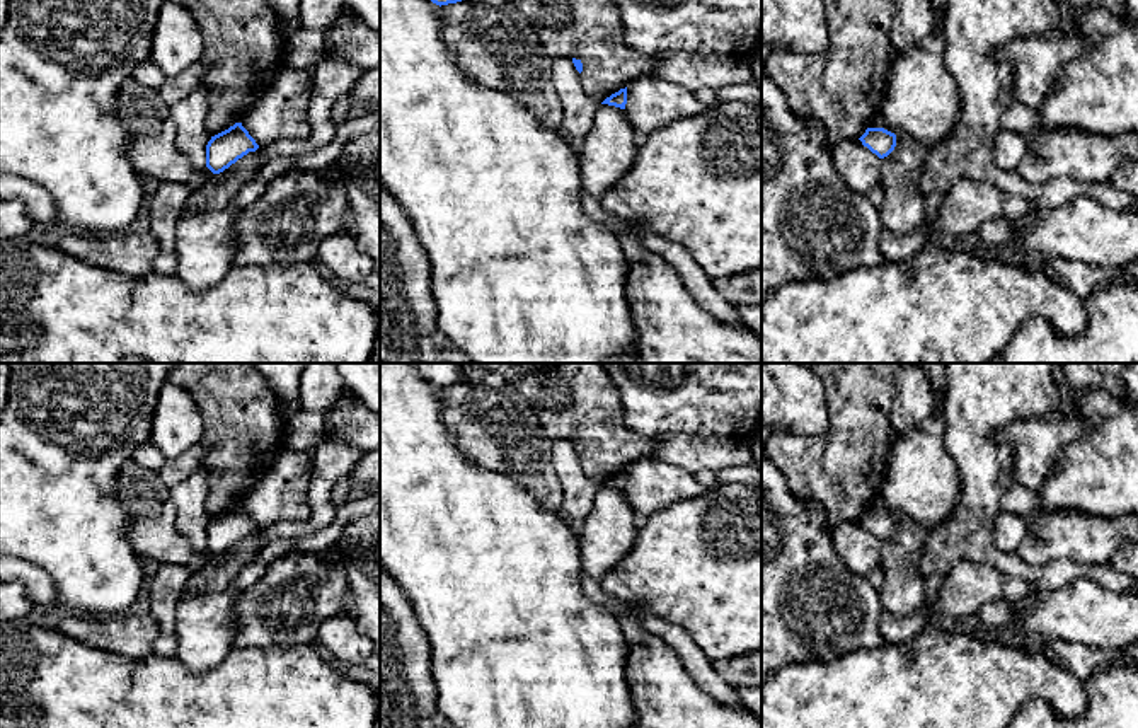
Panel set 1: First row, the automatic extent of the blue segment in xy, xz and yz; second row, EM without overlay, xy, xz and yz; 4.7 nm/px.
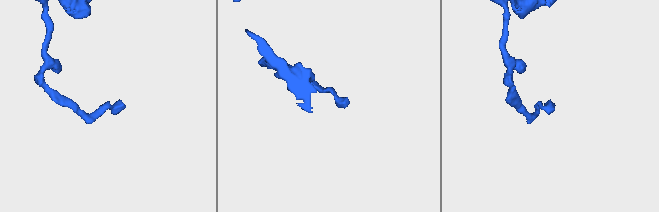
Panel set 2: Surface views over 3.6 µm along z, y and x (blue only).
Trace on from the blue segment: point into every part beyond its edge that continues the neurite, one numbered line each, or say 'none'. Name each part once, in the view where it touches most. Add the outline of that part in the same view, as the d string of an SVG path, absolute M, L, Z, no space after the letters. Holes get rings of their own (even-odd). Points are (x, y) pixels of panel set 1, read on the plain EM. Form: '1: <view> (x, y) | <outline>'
none

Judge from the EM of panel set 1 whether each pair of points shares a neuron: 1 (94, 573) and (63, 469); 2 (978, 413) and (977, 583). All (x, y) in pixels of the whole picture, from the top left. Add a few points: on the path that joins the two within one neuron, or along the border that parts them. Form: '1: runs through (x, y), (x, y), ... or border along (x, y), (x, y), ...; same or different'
1: runs through (82, 548), (74, 527), (63, 517), (63, 495); same
2: border along (1014, 578), (988, 565), (961, 560), (941, 582); different

